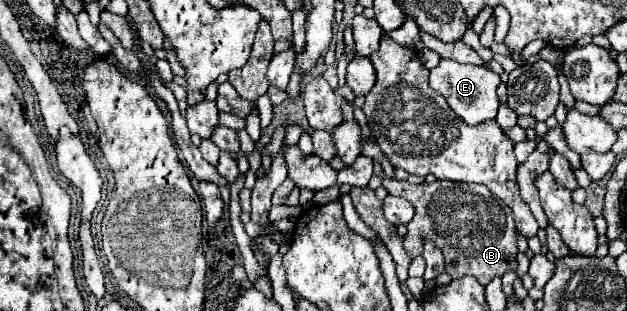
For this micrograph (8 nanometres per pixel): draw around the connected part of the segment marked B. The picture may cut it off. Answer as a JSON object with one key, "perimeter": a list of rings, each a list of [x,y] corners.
{"perimeter":[[[373,160],[373,170],[375,170],[375,176],[381,176],[383,188],[387,188],[389,194],[407,198],[415,208],[415,216],[407,224],[407,234],[403,236],[403,248],[411,256],[421,256],[423,244],[427,240],[431,240],[441,248],[441,252],[445,256],[445,272],[447,274],[451,274],[455,278],[473,276],[483,286],[487,286],[495,276],[503,276],[509,270],[517,270],[517,260],[515,260],[515,256],[517,256],[517,228],[513,222],[513,212],[509,210],[509,206],[505,206],[505,202],[501,202],[497,196],[493,196],[489,192],[489,188],[485,188],[481,184],[451,182],[451,180],[435,180],[433,184],[409,184],[407,180],[387,178],[383,172],[383,166],[377,160]]]}

